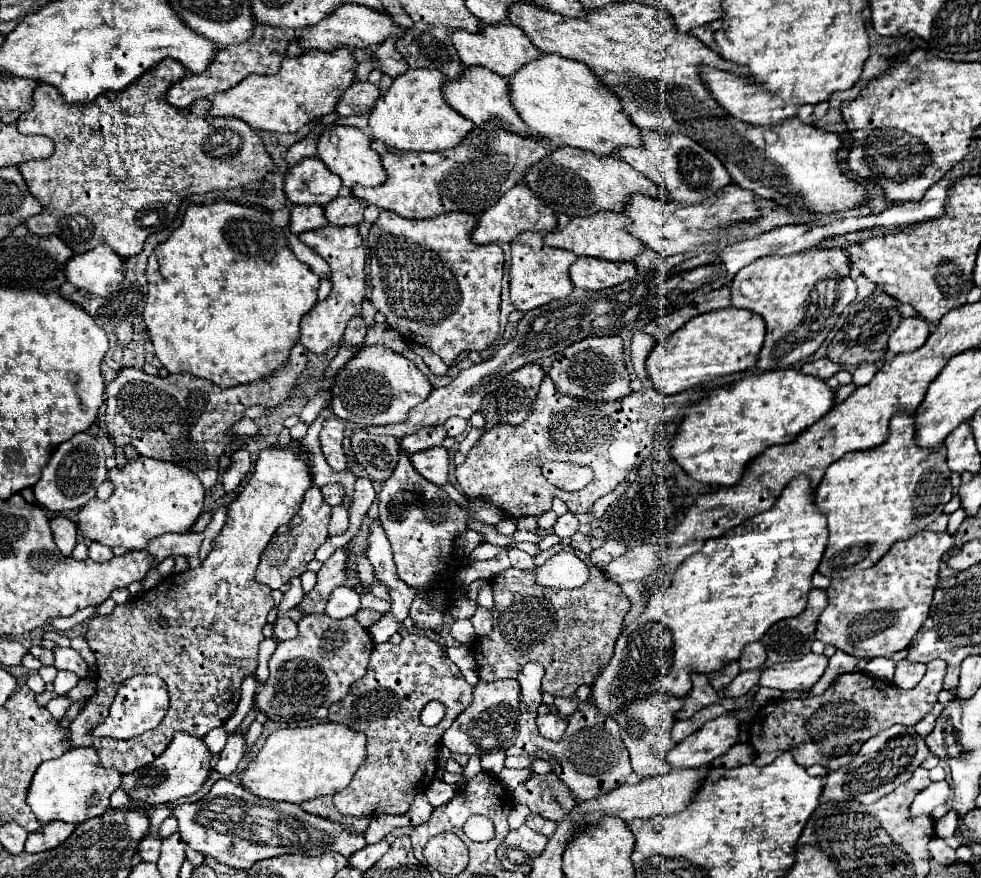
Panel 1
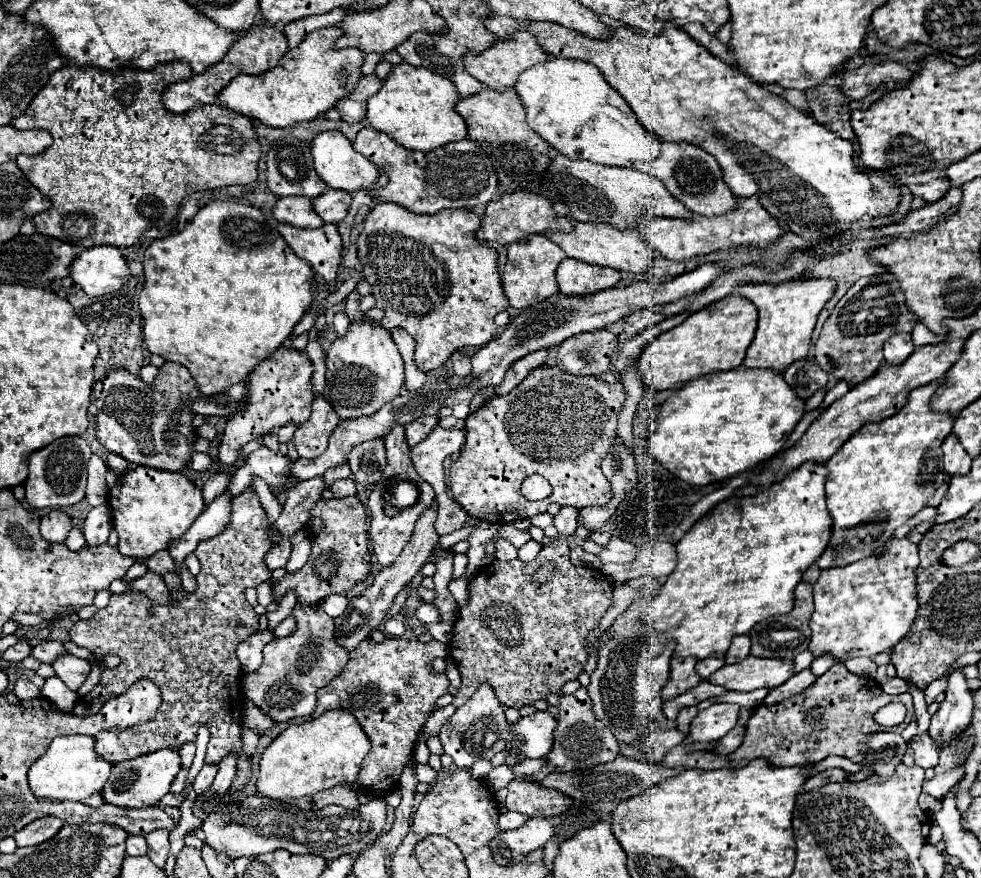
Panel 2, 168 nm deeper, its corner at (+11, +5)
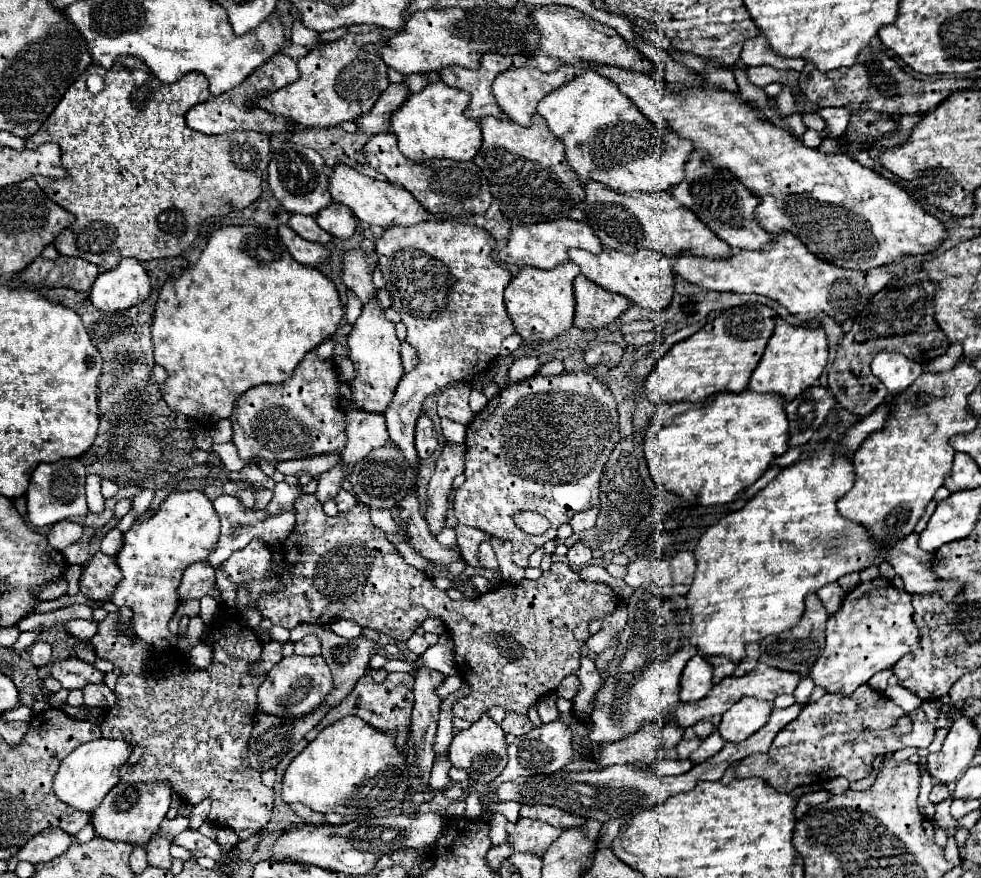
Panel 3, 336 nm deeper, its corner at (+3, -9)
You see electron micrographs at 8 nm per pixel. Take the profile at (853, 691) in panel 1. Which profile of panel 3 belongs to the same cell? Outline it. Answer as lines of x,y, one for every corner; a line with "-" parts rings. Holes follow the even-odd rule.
862,685
850,697
824,695
820,701
808,703
800,715
776,735
766,755
750,755
738,763
736,779
760,777
778,793
790,793
800,785
822,783
834,777
858,781
866,777
868,767
878,757
886,757
904,747
928,747
934,739
934,731
936,727
926,721
920,707
906,713
884,693
-
906,715
912,719
912,731
904,735
890,733
890,727

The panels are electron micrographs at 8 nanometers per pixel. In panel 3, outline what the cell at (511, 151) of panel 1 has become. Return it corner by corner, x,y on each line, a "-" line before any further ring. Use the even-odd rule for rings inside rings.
382,133
372,137
364,145
364,151
368,163
376,171
380,171
390,183
406,187
416,197
416,201
430,213
460,217
460,215
480,215
486,213
486,209
490,207
492,195
488,189
488,181
474,161
460,163
452,159
432,159
426,163
414,163
412,159
400,153
394,133

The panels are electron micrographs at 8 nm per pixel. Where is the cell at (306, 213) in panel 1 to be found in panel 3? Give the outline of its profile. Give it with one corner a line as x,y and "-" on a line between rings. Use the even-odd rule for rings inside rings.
292,215
288,225
302,237
302,239
308,239
308,241
314,241
314,243
320,243
320,245
326,245
332,237
318,227
316,219
310,217
310,215

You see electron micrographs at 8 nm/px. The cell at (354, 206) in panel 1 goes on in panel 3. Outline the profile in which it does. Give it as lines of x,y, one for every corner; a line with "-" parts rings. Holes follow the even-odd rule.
332,203
316,215
318,225
334,237
350,237
356,229
356,219
346,205

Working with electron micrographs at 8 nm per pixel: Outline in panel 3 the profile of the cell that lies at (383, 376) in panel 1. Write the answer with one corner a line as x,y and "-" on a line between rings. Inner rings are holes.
376,295
362,307
362,315
356,319
352,333
348,335
348,349
356,369
356,377
350,383
354,403
368,413
384,413
384,409
390,405
396,393
396,385
404,369
400,361
400,341
396,337
394,323
386,319
384,309
378,305

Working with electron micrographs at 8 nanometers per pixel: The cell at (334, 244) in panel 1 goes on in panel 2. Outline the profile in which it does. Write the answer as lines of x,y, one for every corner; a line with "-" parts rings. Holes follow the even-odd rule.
286,223
278,225
280,235
290,245
290,249
304,261
308,261
316,275
320,275
328,285
336,285
338,265
342,259
342,237
336,225
324,223
318,229
298,229

